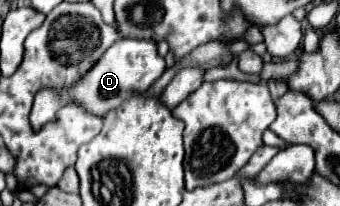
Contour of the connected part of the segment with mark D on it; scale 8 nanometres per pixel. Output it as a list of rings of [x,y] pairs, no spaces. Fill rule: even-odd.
[[[120,37],[96,61],[96,65],[90,71],[86,71],[86,75],[80,77],[72,87],[66,87],[66,89],[60,89],[60,91],[58,89],[52,89],[52,87],[44,87],[44,89],[40,89],[36,93],[34,105],[32,105],[32,113],[30,113],[32,127],[34,127],[34,131],[38,131],[48,121],[56,121],[60,107],[64,107],[68,103],[74,103],[74,105],[82,107],[88,113],[94,113],[94,115],[104,117],[108,111],[116,109],[124,99],[128,99],[128,95],[132,95],[136,91],[138,93],[146,91],[162,75],[164,69],[166,69],[166,63],[158,55],[156,43]]]

